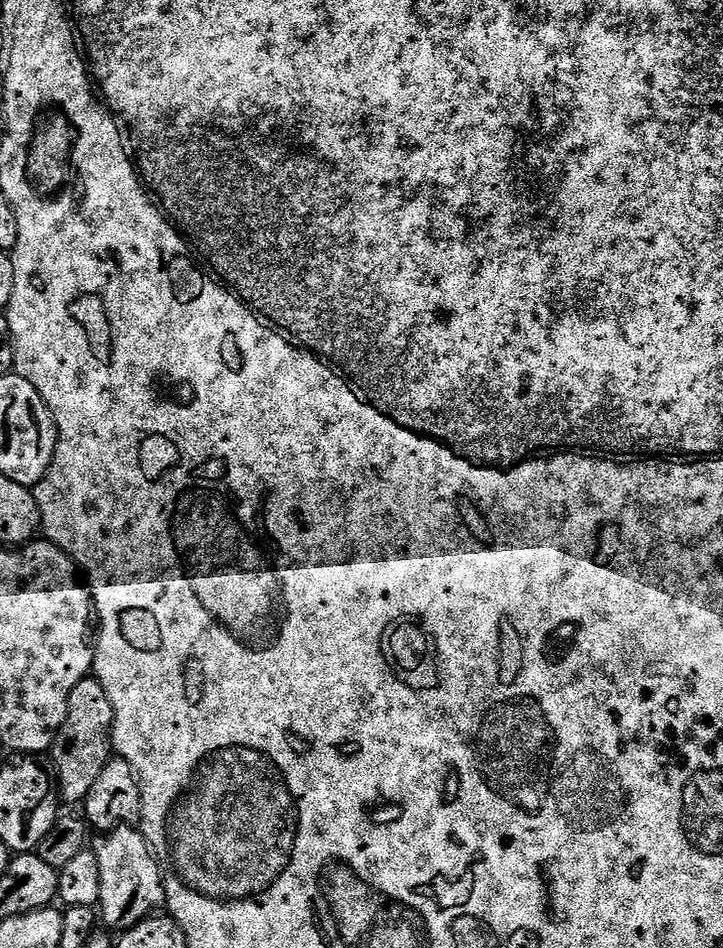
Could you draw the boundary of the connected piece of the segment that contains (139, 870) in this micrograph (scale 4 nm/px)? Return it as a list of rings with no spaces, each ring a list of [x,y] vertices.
[[[125,826],[97,835],[94,851],[102,870],[98,912],[103,923],[105,920],[112,928],[127,930],[165,907],[162,865],[139,827]]]

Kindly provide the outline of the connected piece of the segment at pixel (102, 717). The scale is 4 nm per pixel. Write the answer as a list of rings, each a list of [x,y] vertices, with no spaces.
[[[94,678],[78,682],[78,686],[70,690],[66,718],[50,749],[51,767],[54,769],[54,779],[61,797],[67,803],[69,800],[76,805],[86,799],[113,752],[112,707],[106,698],[106,690],[102,690],[102,686]]]

